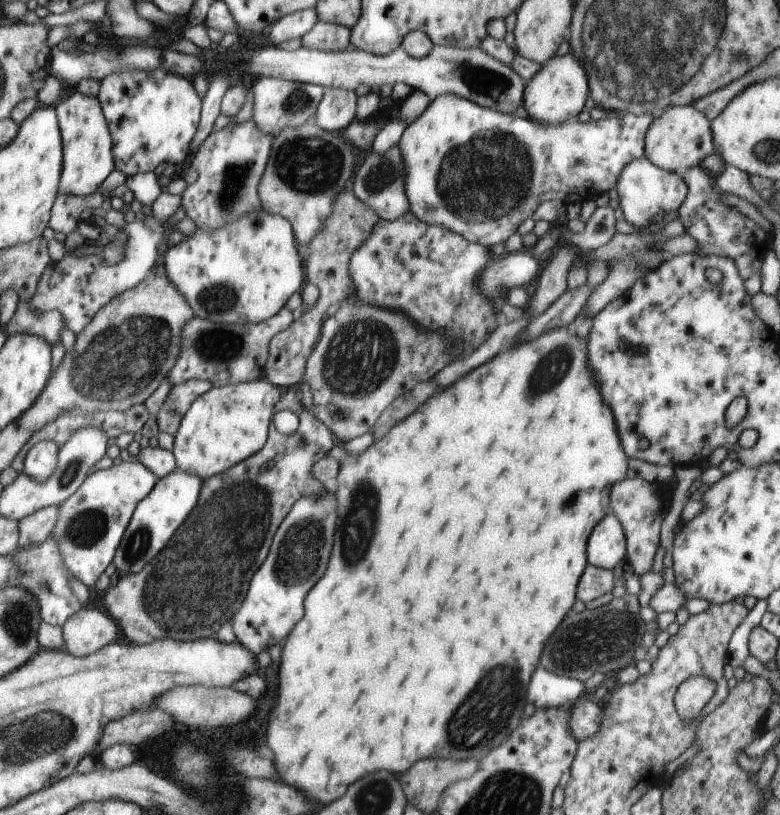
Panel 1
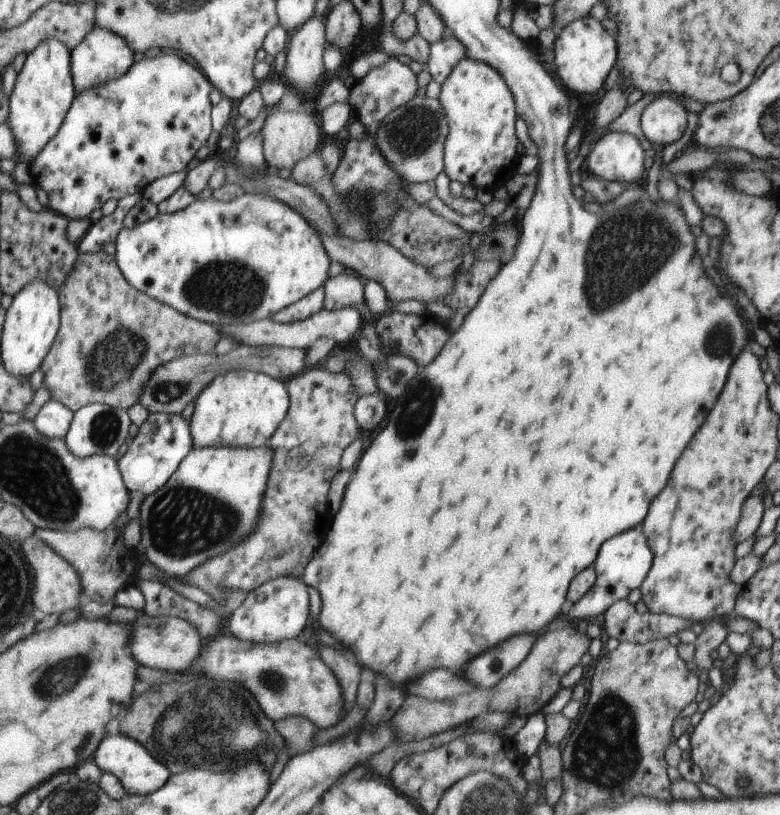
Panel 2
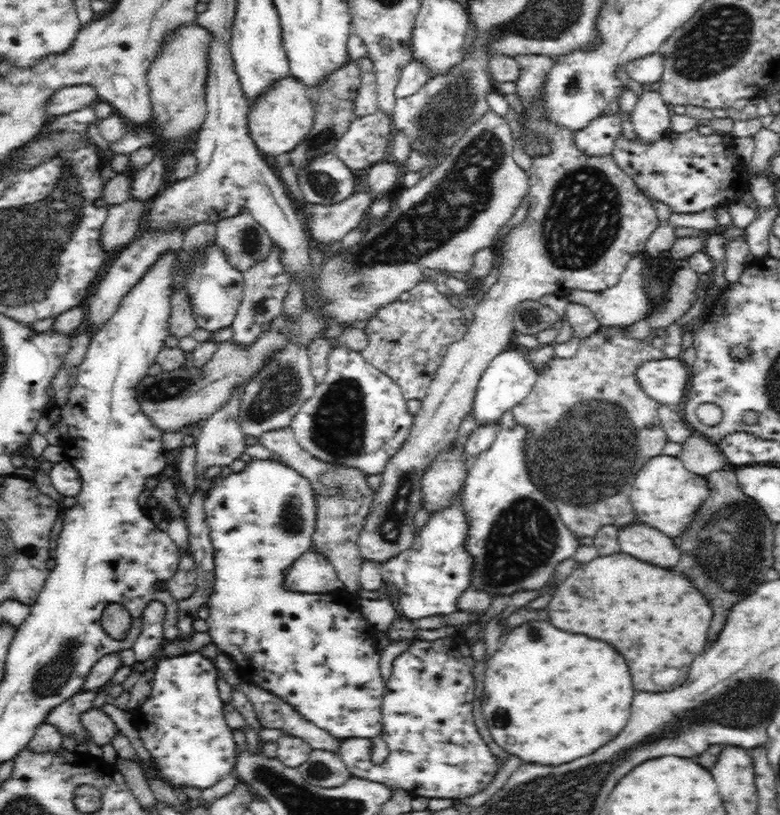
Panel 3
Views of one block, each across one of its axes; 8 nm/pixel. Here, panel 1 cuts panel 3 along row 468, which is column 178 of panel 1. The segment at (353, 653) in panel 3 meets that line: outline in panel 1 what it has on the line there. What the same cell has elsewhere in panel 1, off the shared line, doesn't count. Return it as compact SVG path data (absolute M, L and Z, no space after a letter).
M262 208L213 231L196 227L191 236L186 236L165 252L164 276L198 318L222 324L261 323L271 319L288 302L290 296L302 288L304 261L300 259L298 245L290 221Z

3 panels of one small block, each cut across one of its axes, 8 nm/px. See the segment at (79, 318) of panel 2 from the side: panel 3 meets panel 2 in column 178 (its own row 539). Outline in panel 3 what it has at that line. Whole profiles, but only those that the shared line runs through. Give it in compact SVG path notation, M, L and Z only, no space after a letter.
M290 427L264 432L262 438L259 438L259 443L274 452L276 461L286 466L290 465L290 468L310 481L313 498L316 499L316 526L313 529L311 550L324 555L328 563L332 564L336 578L343 582L344 593L358 592L361 589L358 574L361 564L365 561L357 548L358 532L362 530L364 519L370 514L371 500L375 493L368 486L368 476L360 468L327 464L312 456L296 442L293 429Z

